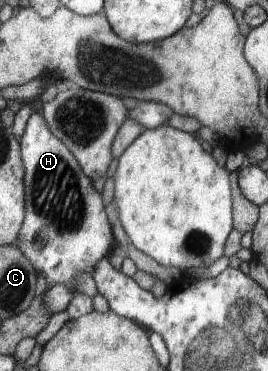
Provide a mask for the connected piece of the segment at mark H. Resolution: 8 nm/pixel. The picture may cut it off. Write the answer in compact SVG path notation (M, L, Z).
M37 112L37 113L35 113L35 114L34 114L34 115L33 115L33 116L32 116L32 117L31 117L31 120L30 120L30 121L29 121L29 124L28 124L28 127L27 127L27 130L26 130L26 133L25 133L25 136L24 136L24 137L23 137L23 138L22 138L22 139L21 139L21 141L22 141L22 145L23 145L23 148L22 148L22 153L23 153L23 154L24 154L24 161L25 161L25 166L26 166L26 185L27 185L27 186L28 186L28 213L27 213L27 218L26 218L26 221L25 221L25 224L24 224L24 225L23 225L23 226L22 226L22 229L21 229L21 234L20 234L20 237L19 237L19 240L18 240L18 242L17 242L17 244L18 244L18 245L19 245L19 246L20 246L20 247L21 247L21 248L22 248L22 249L23 249L23 250L24 250L24 251L25 251L25 254L26 254L26 255L27 255L27 256L28 256L28 257L29 257L29 258L30 258L30 259L31 259L31 260L32 260L32 261L33 261L33 264L35 264L35 266L36 266L36 267L37 267L37 268L38 268L38 269L39 269L39 270L40 270L40 274L43 274L43 275L44 275L44 276L45 276L45 278L47 278L47 282L48 282L48 286L55 286L55 285L58 285L58 284L59 284L59 283L63 283L63 284L67 284L67 286L70 286L70 289L73 289L73 290L74 290L74 295L75 295L75 298L74 298L74 299L73 299L73 302L72 302L72 303L71 303L71 306L70 306L70 307L69 307L69 308L68 308L68 310L67 310L67 312L69 312L69 315L70 315L70 316L71 316L71 318L73 318L73 319L76 319L76 318L81 318L81 317L84 317L84 316L87 316L87 315L88 315L88 314L89 314L89 313L92 313L92 312L93 312L93 311L95 311L95 300L93 300L93 297L89 297L89 296L87 296L87 295L85 295L85 294L81 294L81 292L77 292L77 291L76 291L76 290L75 290L75 289L74 289L74 288L73 288L73 282L75 282L75 278L77 278L77 276L75 276L75 275L76 275L76 274L77 274L77 273L78 273L78 275L80 275L80 274L81 274L81 273L84 273L84 272L87 272L87 273L90 273L90 274L91 274L91 275L92 275L92 276L93 276L93 274L95 274L95 272L96 272L96 266L97 266L97 265L99 265L99 264L100 264L100 262L101 262L101 261L103 261L103 260L104 260L104 258L105 258L105 254L109 254L109 250L111 250L111 246L113 246L113 240L115 240L115 238L113 238L113 232L111 232L111 224L109 224L109 220L107 220L107 212L105 212L105 200L103 200L103 194L100 194L100 193L99 193L99 190L97 190L97 188L95 188L95 181L94 181L94 180L93 180L93 179L92 179L92 178L91 178L91 177L90 177L90 176L89 176L89 175L88 175L88 174L87 174L87 173L86 173L86 172L85 172L85 169L84 169L84 166L83 166L83 165L82 165L82 164L81 164L81 161L80 161L80 160L79 160L79 159L78 159L78 158L77 158L77 155L76 155L76 154L75 154L75 153L74 153L74 152L73 152L73 151L72 151L72 150L71 150L71 149L70 149L70 148L69 148L69 146L67 146L67 145L66 145L66 144L65 144L65 142L63 142L63 141L62 141L62 140L61 140L61 138L59 138L59 137L58 137L58 136L57 136L57 135L56 135L56 134L55 134L55 133L54 133L54 132L53 132L53 129L52 129L52 128L51 128L51 125L50 125L50 124L49 124L49 121L48 121L48 118L47 118L47 117L46 117L46 116L45 116L45 115L44 115L44 114L41 114L41 112Z

